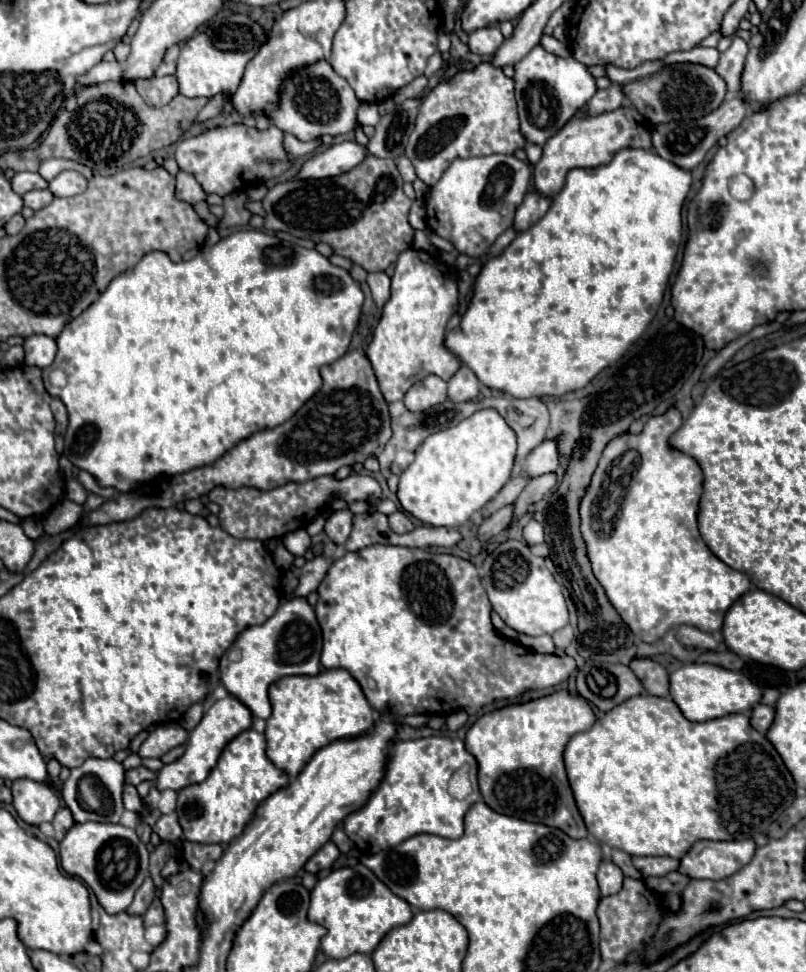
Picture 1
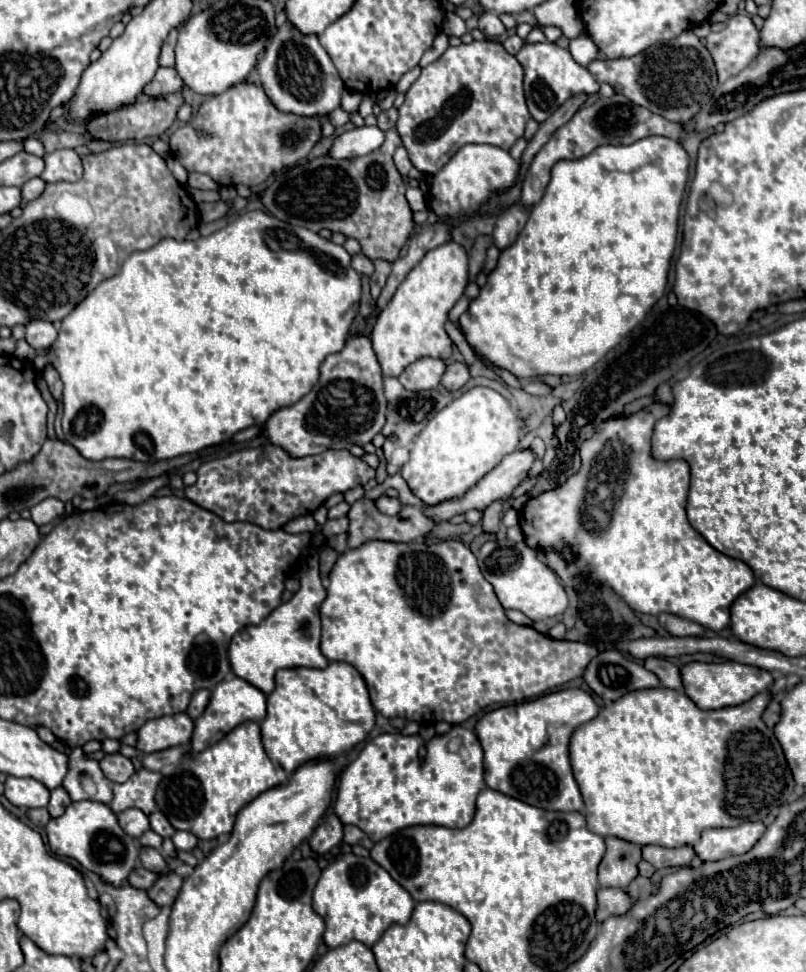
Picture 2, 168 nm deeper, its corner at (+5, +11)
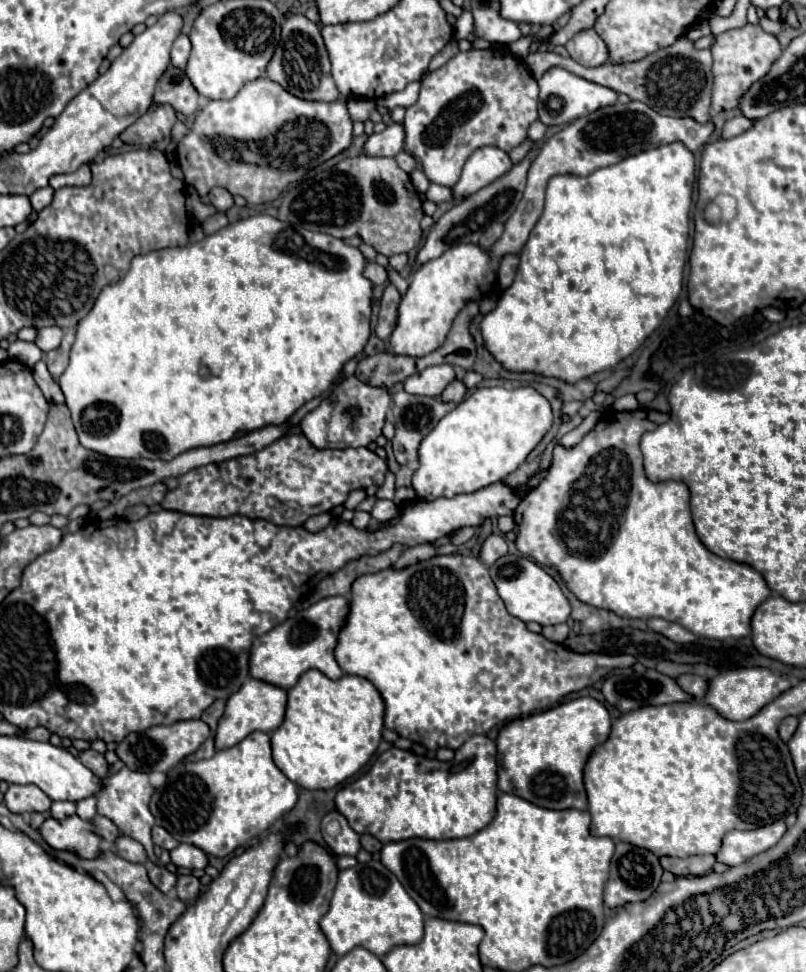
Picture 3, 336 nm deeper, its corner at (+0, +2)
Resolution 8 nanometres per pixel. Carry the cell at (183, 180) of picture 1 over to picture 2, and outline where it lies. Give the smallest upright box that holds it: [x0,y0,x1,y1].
[187,173,219,191]

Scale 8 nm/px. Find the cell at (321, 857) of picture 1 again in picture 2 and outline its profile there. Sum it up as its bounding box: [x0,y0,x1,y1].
[309,815,343,855]

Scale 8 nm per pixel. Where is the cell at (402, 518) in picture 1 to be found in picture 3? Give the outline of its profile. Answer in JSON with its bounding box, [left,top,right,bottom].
[372,500,398,522]

